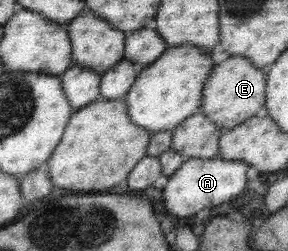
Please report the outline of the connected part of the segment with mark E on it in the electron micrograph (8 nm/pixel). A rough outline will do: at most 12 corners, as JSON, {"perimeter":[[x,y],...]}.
{"perimeter":[[228,56],[204,83],[201,109],[228,130],[265,109],[267,73]]}

